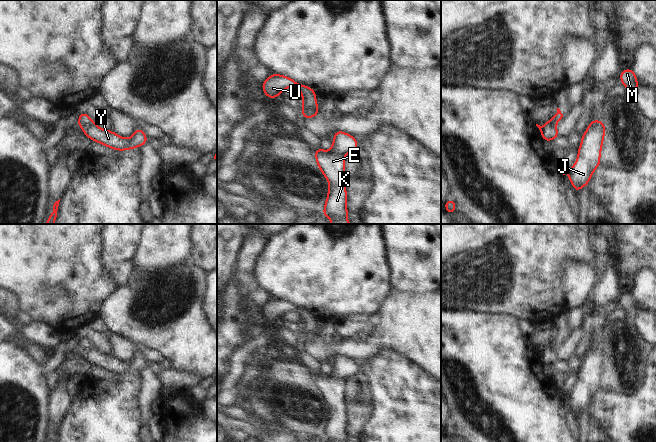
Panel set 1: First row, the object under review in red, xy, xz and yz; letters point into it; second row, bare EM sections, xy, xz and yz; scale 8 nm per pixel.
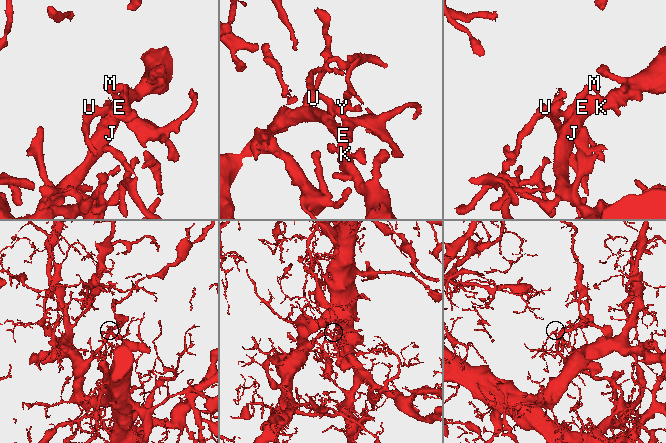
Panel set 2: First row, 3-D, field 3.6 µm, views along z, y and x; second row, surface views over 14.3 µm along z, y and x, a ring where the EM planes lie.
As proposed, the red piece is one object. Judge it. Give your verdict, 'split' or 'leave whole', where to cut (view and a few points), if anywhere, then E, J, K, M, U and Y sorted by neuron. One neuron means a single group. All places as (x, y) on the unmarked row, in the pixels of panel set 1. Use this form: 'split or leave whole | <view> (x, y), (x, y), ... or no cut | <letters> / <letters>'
split | xy (92, 346), (83, 353) | E J K M Y / U

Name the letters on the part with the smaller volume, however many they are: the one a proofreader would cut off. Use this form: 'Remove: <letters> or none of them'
Remove: U

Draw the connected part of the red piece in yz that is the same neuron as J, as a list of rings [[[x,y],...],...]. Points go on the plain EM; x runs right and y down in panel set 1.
[[[592,344],[588,350],[588,353],[582,359],[582,366],[578,373],[578,381],[573,392],[570,394],[565,393],[564,390],[561,392],[563,399],[567,397],[569,398],[571,409],[574,411],[577,417],[580,415],[580,413],[583,410],[588,409],[592,397],[600,389],[600,379],[601,379],[601,372],[603,368],[604,359],[605,359],[605,349],[603,345]]]

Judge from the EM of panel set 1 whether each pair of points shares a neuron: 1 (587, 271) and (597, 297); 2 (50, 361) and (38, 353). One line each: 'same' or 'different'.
1: different
2: different

